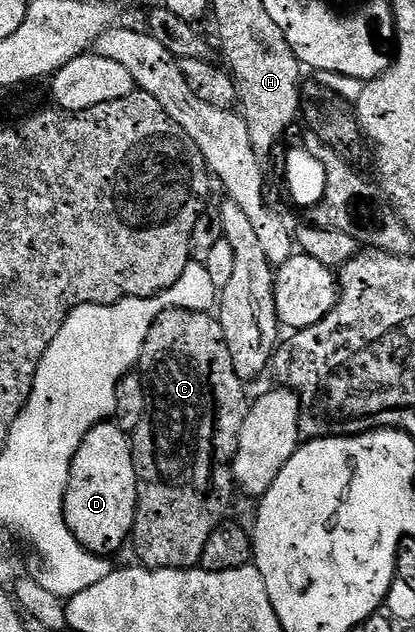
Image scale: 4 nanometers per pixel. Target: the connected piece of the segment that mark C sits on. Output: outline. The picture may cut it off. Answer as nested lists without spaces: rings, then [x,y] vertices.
[[[201,309],[192,310],[165,310],[152,324],[148,332],[148,340],[144,340],[142,355],[136,367],[137,373],[142,375],[142,383],[146,386],[146,416],[144,424],[140,424],[132,431],[134,447],[134,467],[136,468],[136,480],[138,481],[138,511],[134,517],[134,532],[132,546],[138,553],[137,561],[151,570],[193,570],[199,565],[204,556],[204,544],[208,544],[208,536],[217,526],[222,525],[226,514],[230,510],[230,501],[236,495],[236,483],[234,480],[234,457],[238,451],[238,437],[240,428],[246,419],[248,409],[248,397],[243,379],[239,378],[232,356],[228,352],[228,344],[224,340],[222,326],[213,313],[201,314]]]

